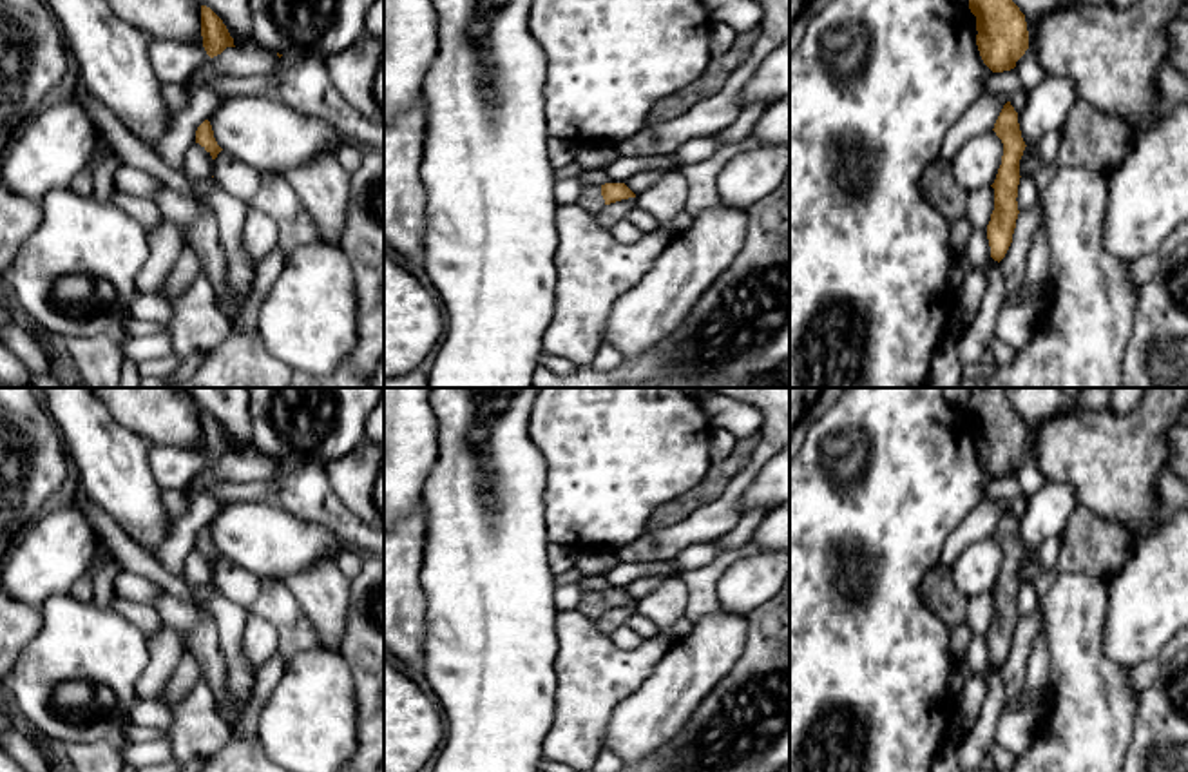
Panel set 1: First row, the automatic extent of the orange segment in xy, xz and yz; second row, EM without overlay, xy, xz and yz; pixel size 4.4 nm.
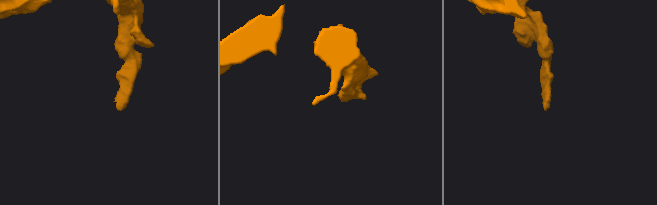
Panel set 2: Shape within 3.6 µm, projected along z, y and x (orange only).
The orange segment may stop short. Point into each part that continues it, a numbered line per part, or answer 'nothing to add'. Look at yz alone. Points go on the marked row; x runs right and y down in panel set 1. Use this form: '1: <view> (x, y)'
nothing to add

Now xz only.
1: xz (591, 200)

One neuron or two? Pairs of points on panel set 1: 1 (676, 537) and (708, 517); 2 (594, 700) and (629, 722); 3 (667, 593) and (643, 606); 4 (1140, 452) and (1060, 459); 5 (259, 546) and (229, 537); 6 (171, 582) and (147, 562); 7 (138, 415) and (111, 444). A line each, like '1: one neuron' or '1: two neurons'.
1: one neuron
2: two neurons
3: one neuron
4: one neuron
5: one neuron
6: one neuron
7: two neurons

